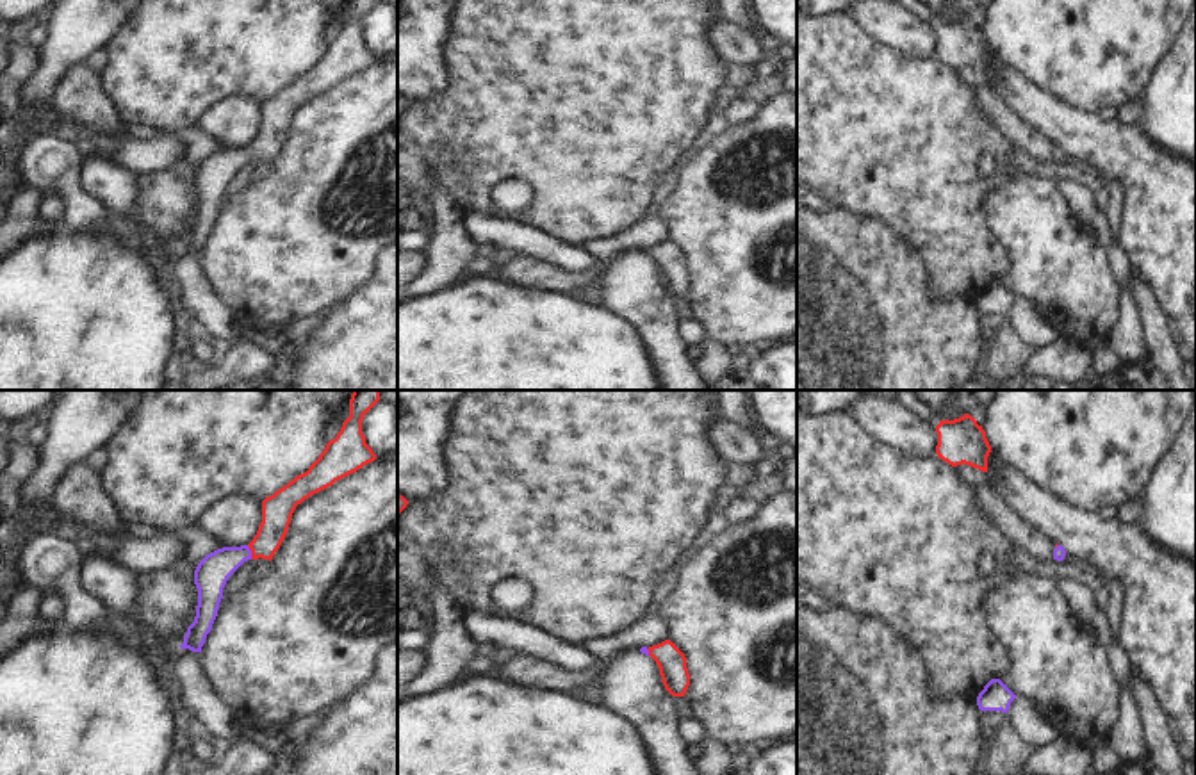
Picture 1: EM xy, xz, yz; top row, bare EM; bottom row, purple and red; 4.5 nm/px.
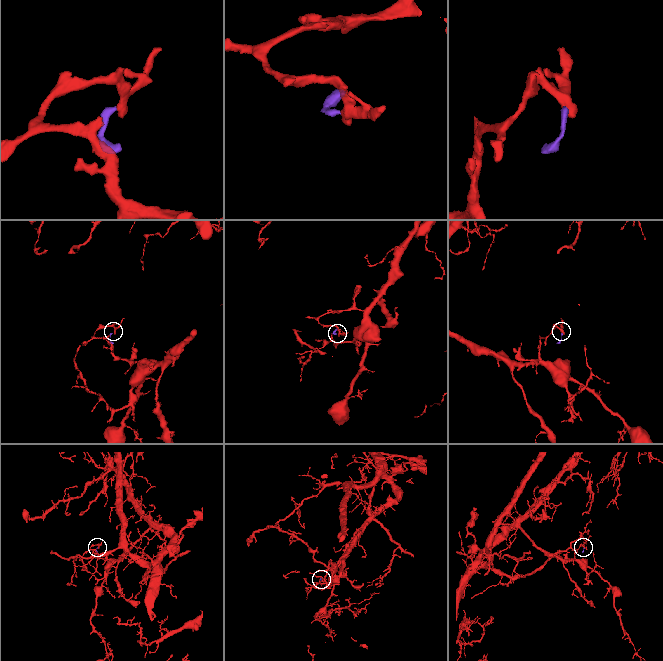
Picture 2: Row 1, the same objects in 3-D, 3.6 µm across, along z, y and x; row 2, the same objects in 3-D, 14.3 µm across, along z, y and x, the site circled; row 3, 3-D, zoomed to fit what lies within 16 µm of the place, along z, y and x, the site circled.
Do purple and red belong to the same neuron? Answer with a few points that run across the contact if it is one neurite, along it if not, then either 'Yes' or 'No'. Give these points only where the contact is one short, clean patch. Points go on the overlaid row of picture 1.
Line: xy (212, 572), (223, 562), (250, 553), (271, 531), (277, 510). Yes.

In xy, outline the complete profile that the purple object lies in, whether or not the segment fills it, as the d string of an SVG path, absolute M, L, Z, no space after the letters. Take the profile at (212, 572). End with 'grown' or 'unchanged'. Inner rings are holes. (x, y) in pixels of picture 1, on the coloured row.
M353 390L349 417L307 472L262 501L262 522L248 545L223 547L207 554L194 570L198 606L180 649L201 652L216 620L228 577L248 559L273 559L298 504L376 460L362 433L364 415L380 401L380 390Z; grown

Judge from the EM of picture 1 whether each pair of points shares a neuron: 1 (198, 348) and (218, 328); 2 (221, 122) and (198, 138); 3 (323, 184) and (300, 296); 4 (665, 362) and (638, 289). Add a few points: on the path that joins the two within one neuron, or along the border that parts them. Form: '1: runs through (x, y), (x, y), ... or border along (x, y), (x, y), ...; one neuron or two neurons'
1: border along (196, 330), (218, 344); two neurons
2: border along (195, 122), (229, 146); two neurons
3: runs through (318, 212), (316, 221), (300, 239), (300, 268); one neuron
4: runs through (662, 344), (656, 334), (656, 319), (647, 307); one neuron

